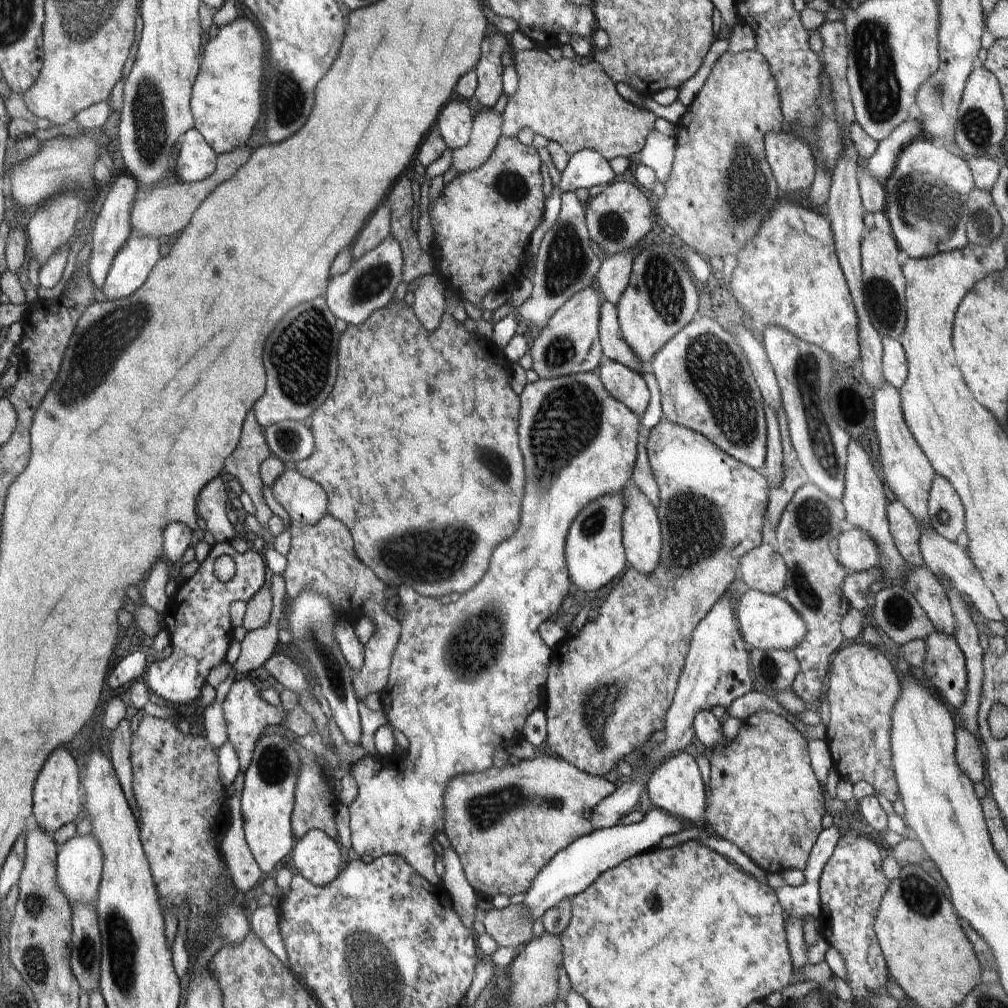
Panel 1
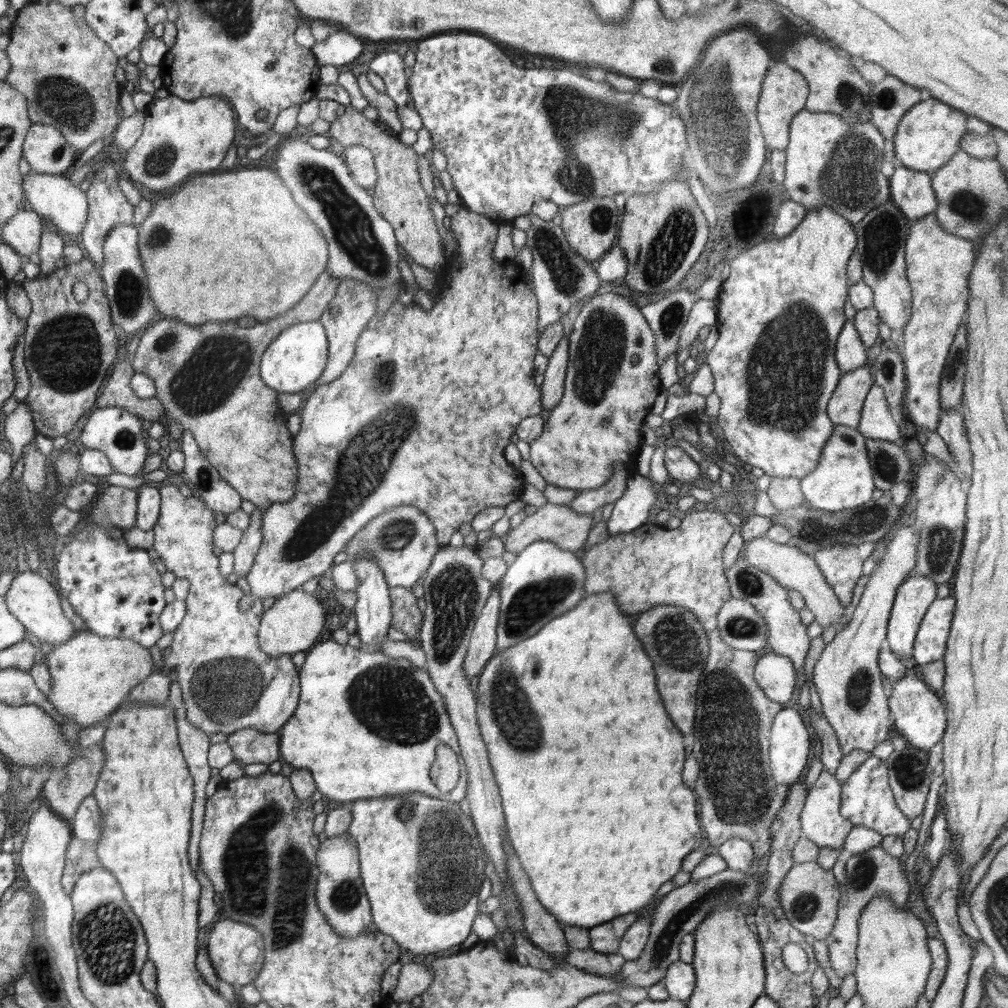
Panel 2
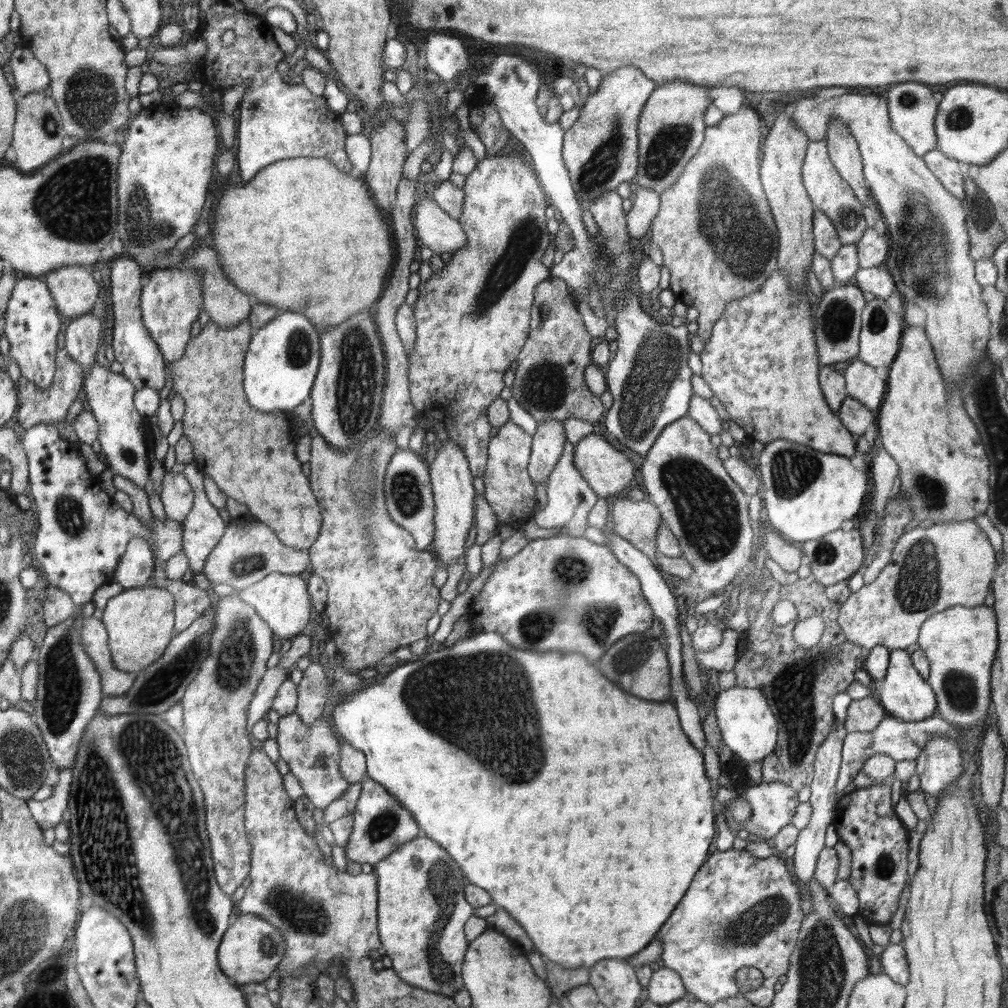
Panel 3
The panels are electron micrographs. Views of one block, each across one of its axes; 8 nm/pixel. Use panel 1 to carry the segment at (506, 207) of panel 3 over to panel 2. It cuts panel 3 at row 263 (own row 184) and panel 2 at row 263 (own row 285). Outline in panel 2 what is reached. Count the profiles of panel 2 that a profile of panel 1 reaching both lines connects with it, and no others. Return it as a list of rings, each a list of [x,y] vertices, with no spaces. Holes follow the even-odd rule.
[[[462,206],[451,216],[451,231],[458,240],[458,255],[450,258],[438,273],[438,296],[429,312],[417,303],[403,306],[396,301],[388,312],[381,316],[378,313],[370,318],[366,329],[356,343],[354,358],[341,376],[336,380],[318,385],[307,403],[302,405],[297,413],[301,418],[300,431],[293,438],[292,449],[298,463],[298,484],[294,496],[288,502],[272,503],[262,515],[262,542],[255,556],[253,565],[245,577],[250,585],[250,592],[255,598],[278,598],[296,589],[301,589],[304,582],[322,577],[333,566],[333,560],[338,552],[344,550],[353,536],[372,520],[372,518],[394,509],[396,506],[412,505],[420,510],[433,522],[439,547],[450,544],[450,538],[463,522],[472,522],[474,516],[485,508],[502,506],[519,500],[525,484],[520,470],[504,460],[504,446],[509,444],[510,437],[517,430],[520,421],[529,416],[540,415],[542,394],[534,383],[534,358],[538,350],[539,336],[537,297],[527,284],[522,267],[516,263],[499,263],[494,258],[494,245],[501,235],[501,224],[483,214],[478,214]]]

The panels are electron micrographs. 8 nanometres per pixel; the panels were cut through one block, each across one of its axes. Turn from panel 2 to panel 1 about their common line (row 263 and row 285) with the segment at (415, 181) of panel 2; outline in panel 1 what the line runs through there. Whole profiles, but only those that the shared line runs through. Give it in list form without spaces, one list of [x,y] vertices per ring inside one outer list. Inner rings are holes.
[[[434,274],[421,276],[418,286],[413,291],[412,309],[427,331],[436,330],[440,326],[442,316],[448,312],[446,298],[444,298],[446,289],[441,278]]]

